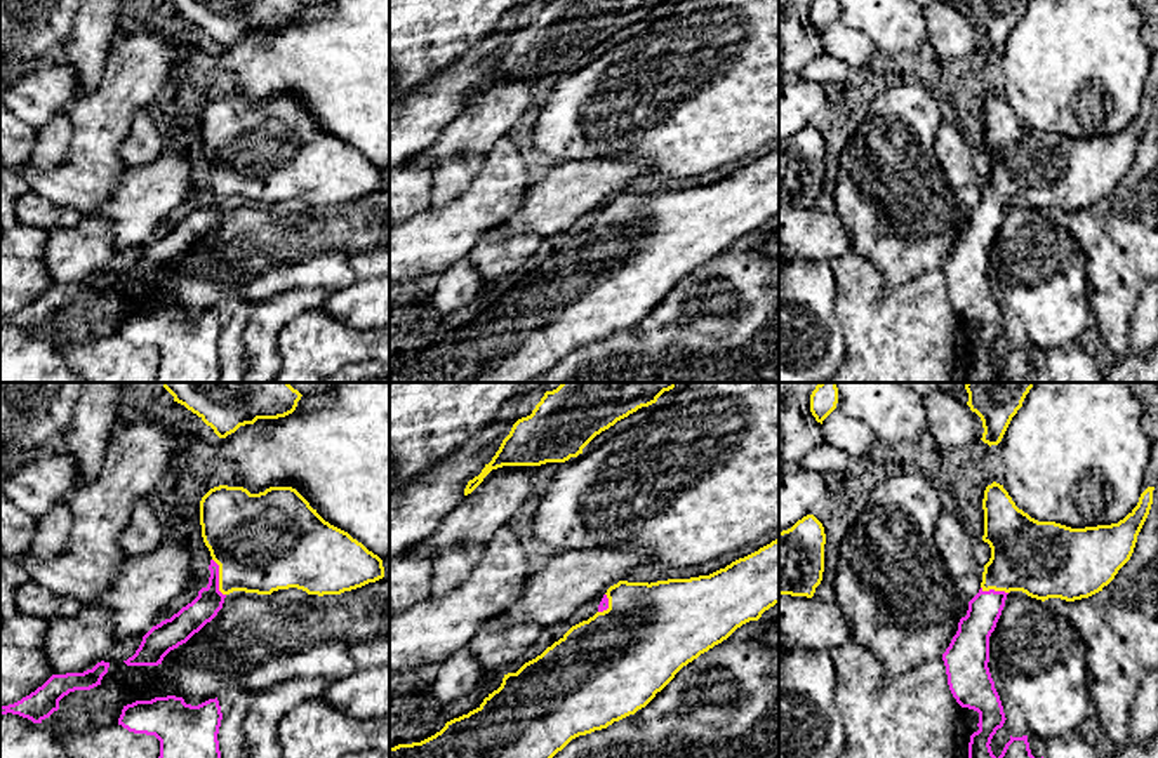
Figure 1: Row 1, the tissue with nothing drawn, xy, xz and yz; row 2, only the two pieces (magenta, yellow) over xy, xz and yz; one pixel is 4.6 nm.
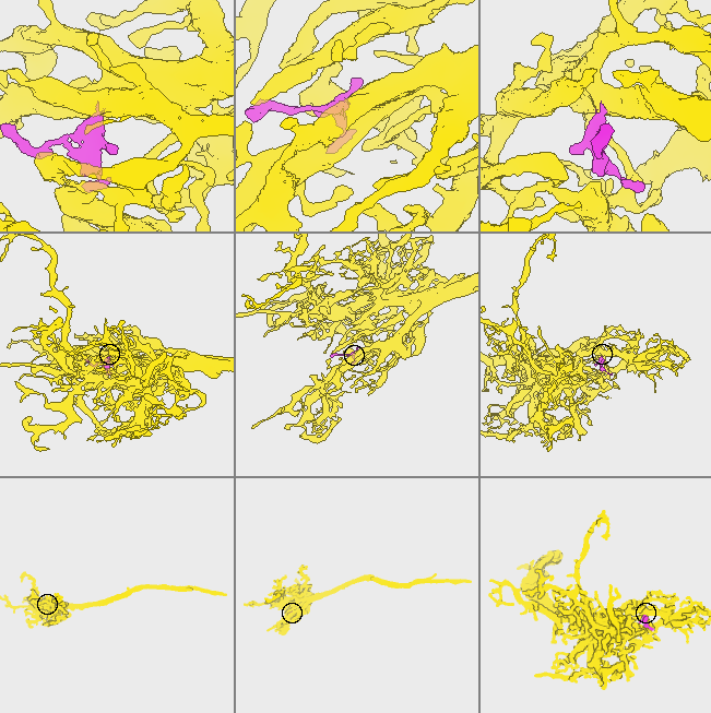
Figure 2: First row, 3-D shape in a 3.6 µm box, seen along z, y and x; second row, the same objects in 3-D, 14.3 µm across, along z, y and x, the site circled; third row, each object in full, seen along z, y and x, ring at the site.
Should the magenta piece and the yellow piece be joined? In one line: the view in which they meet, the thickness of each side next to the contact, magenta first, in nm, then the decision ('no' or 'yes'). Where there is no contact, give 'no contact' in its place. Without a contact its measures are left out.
contact in xy; calibres 140 and 440 nm; yes

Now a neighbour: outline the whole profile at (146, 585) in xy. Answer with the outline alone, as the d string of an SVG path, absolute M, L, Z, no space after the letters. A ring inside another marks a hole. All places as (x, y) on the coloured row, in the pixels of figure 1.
M167 535L160 546L146 555L130 556L108 589L92 603L106 608L111 621L111 635L116 642L123 638L143 638L156 626L165 608L193 586L190 563L190 542L183 537Z

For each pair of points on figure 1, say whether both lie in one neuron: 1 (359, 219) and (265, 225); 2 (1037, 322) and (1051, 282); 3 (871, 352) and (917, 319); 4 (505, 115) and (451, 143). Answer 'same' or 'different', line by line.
1: same
2: same
3: same
4: same

